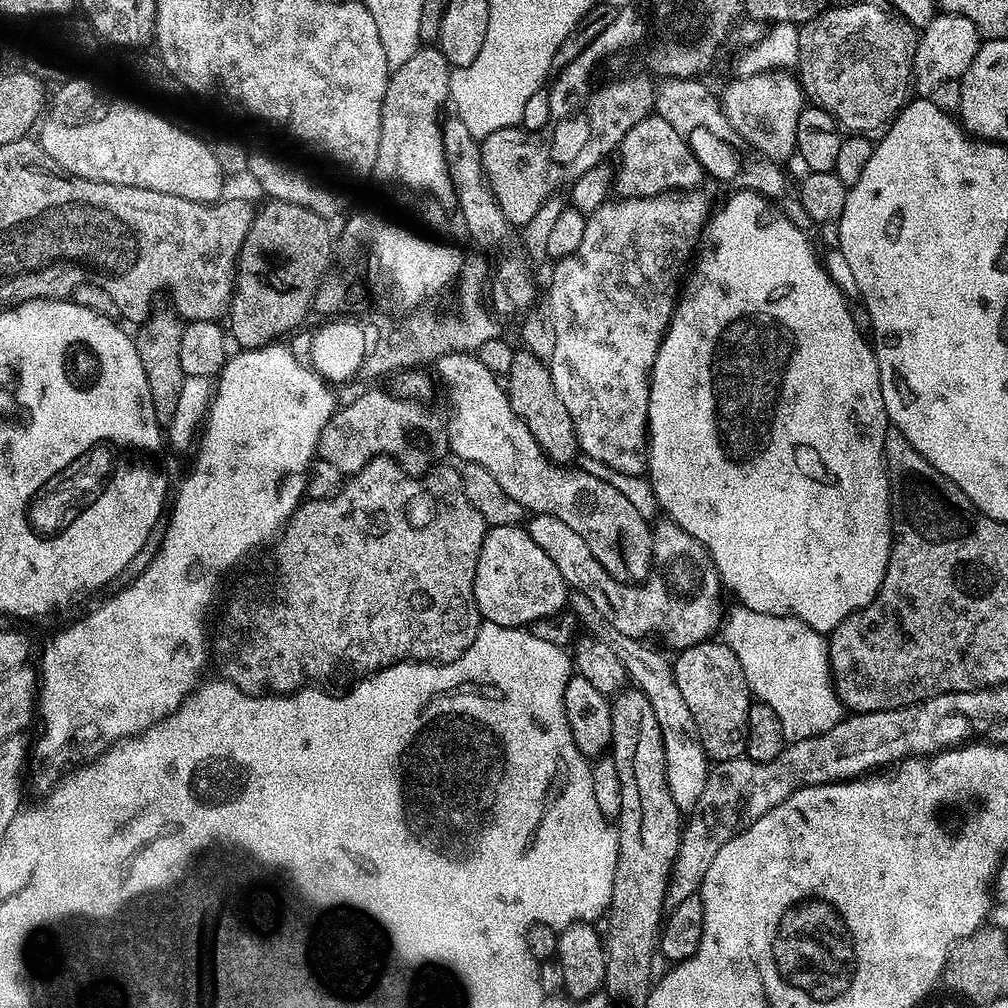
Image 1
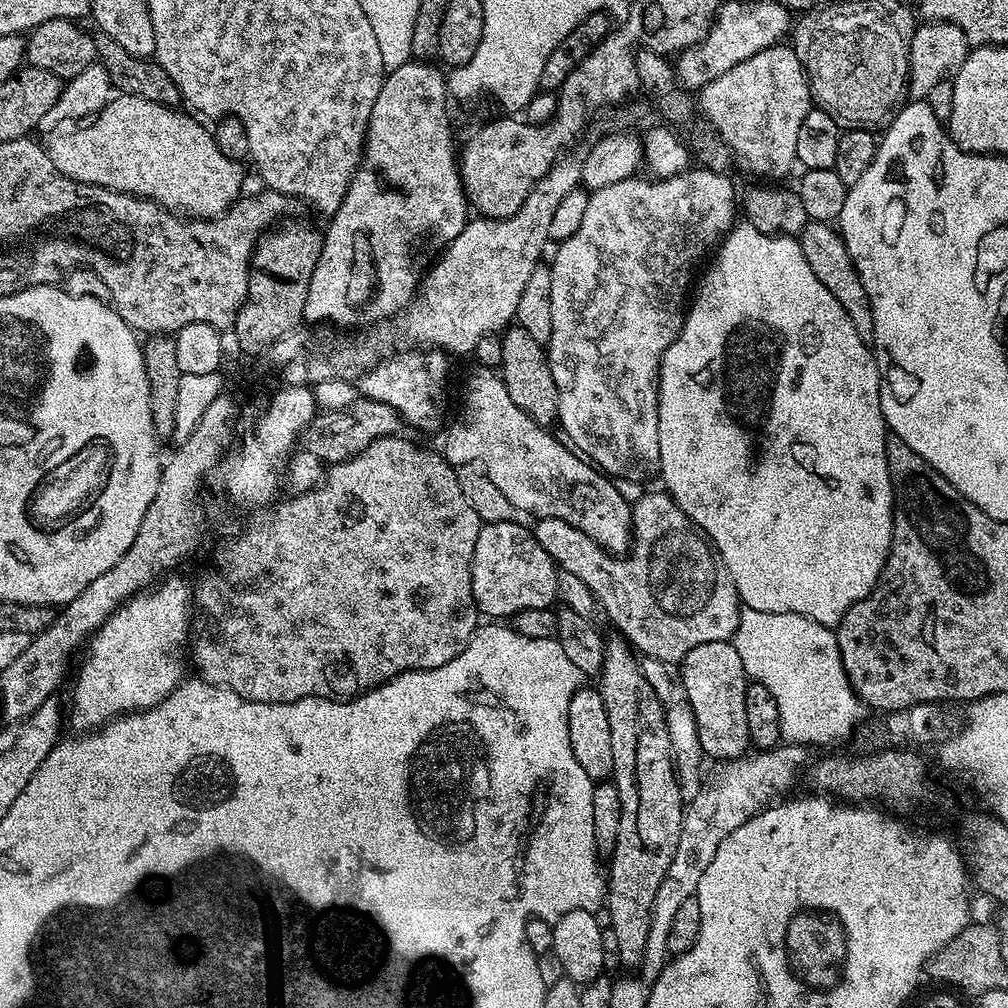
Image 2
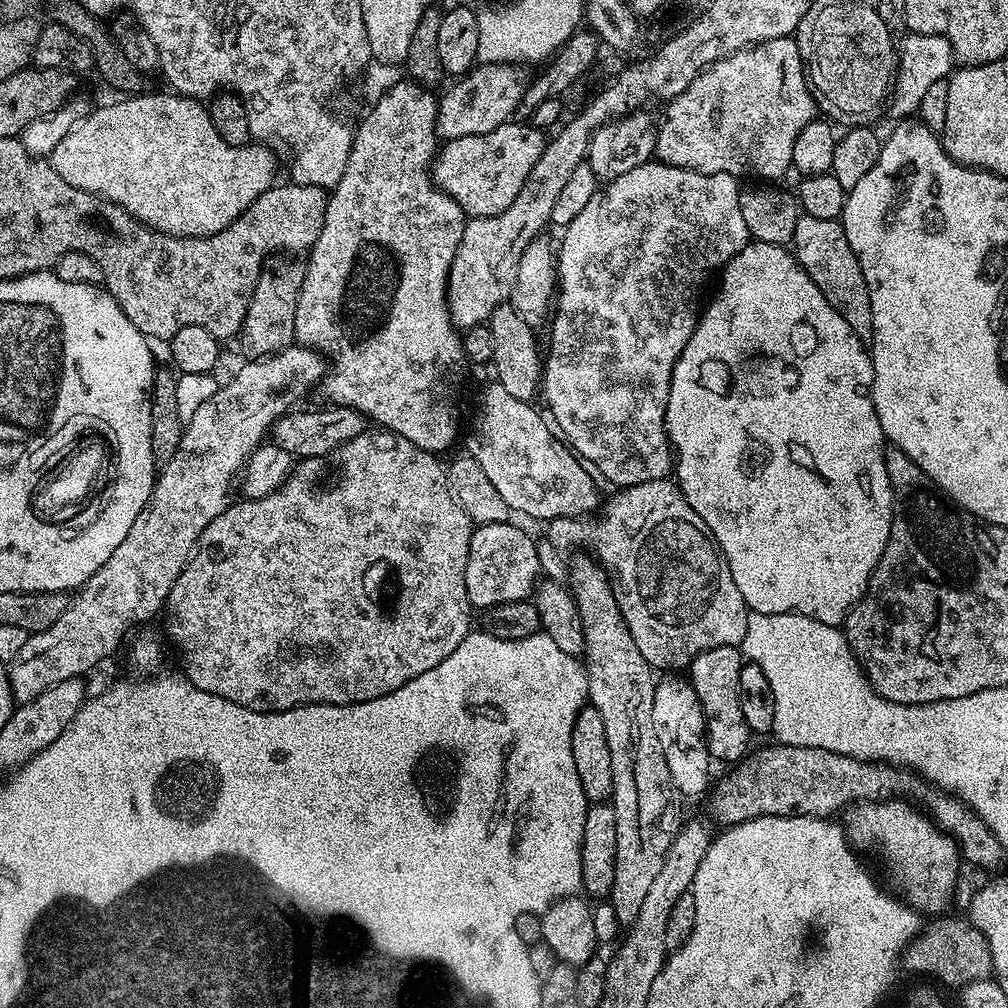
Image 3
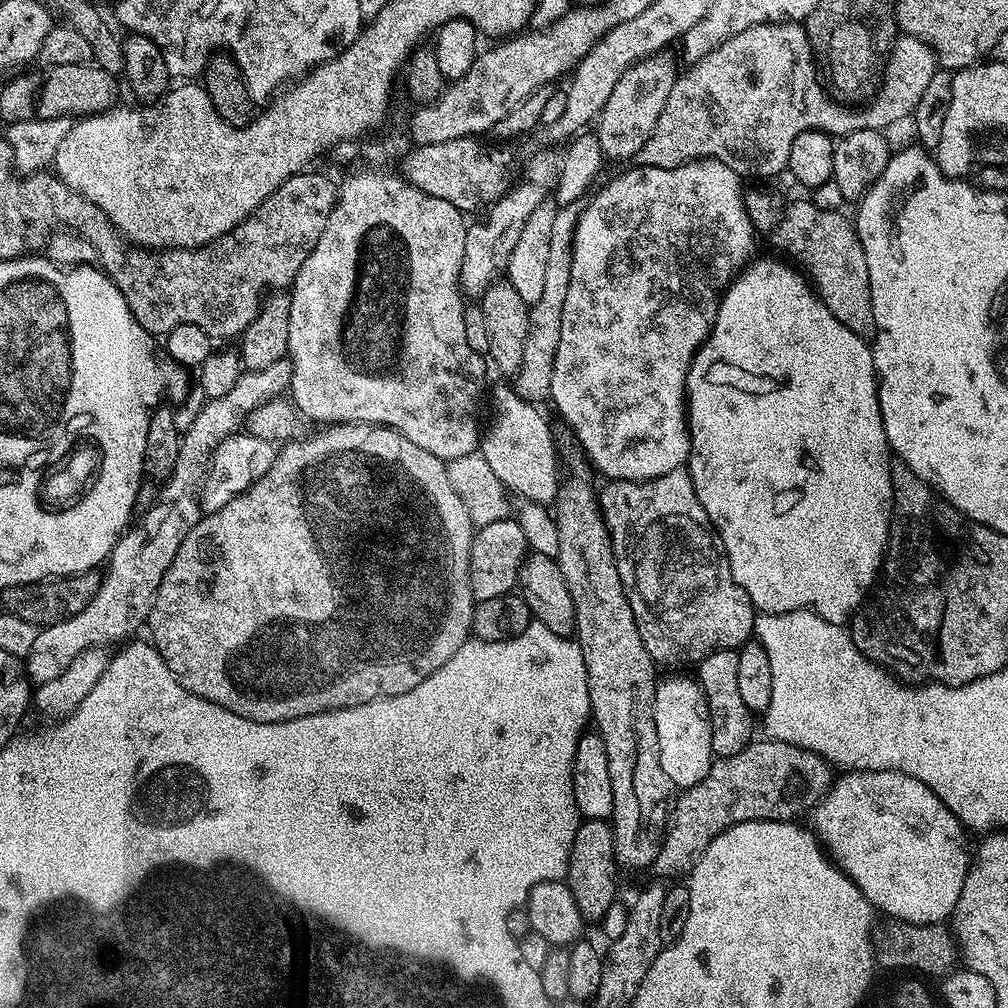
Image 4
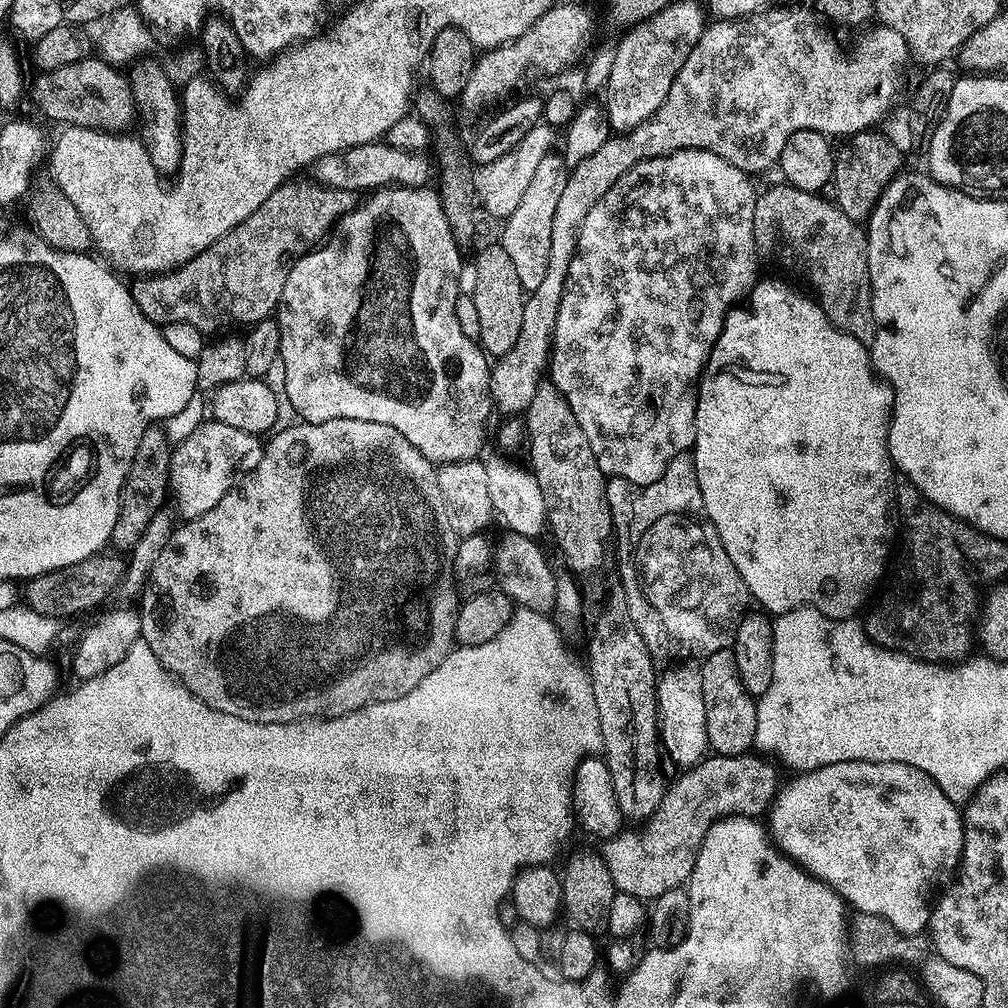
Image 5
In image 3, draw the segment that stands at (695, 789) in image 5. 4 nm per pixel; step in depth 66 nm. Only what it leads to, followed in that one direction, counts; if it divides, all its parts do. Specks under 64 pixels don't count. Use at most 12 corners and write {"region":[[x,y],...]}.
{"region":[[772,742],[711,789],[720,826],[911,798],[976,868],[1002,842],[894,764]]}

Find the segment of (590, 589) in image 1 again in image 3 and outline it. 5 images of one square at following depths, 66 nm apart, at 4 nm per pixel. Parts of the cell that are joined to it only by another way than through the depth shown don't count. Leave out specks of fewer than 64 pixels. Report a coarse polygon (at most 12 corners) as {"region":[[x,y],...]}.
{"region":[[671,479],[620,488],[588,546],[653,669],[743,645],[750,609]]}

